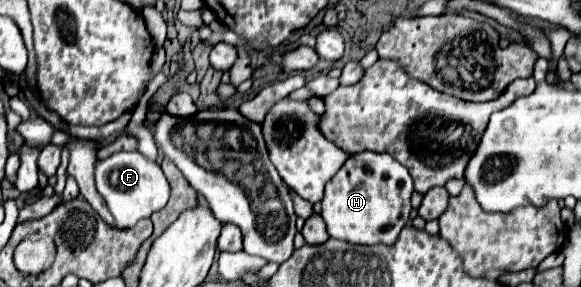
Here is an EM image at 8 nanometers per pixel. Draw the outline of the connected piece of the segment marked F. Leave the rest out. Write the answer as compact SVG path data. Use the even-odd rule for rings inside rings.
M117 152L95 164L95 188L105 198L119 228L133 228L139 220L161 210L169 200L169 182L163 170L139 152Z

